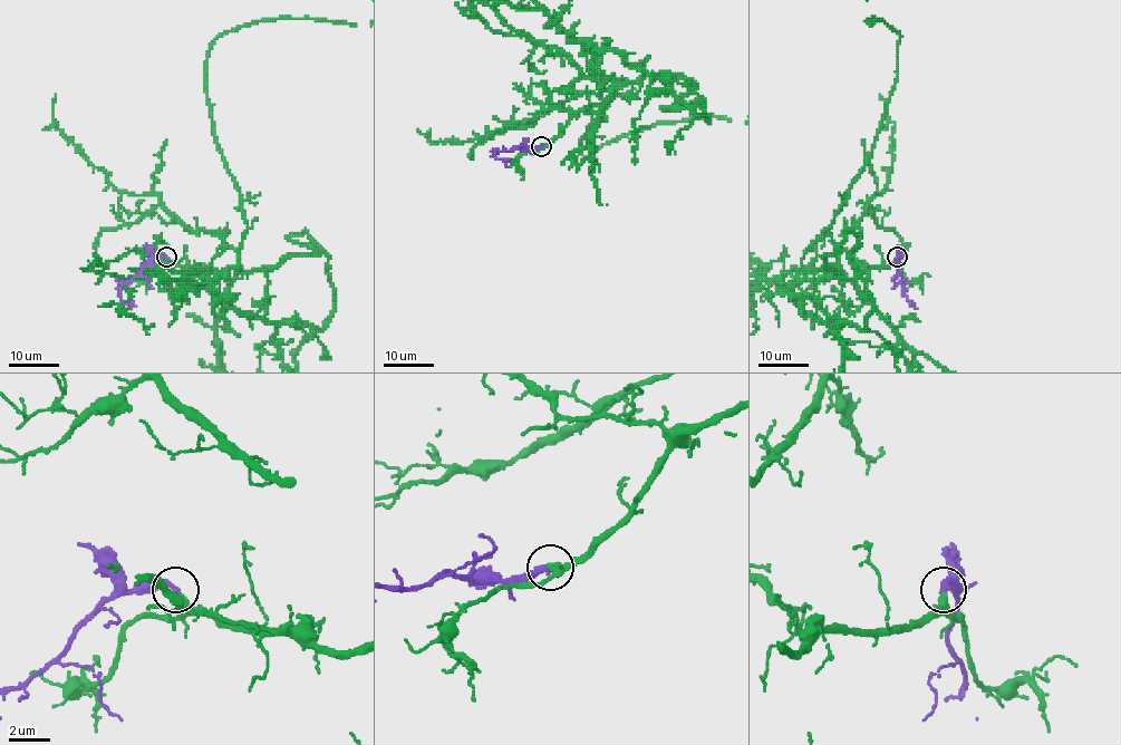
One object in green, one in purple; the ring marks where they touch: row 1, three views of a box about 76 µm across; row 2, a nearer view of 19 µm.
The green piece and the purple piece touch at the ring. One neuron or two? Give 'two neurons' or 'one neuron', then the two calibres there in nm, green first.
one neuron | 440/320 nm

